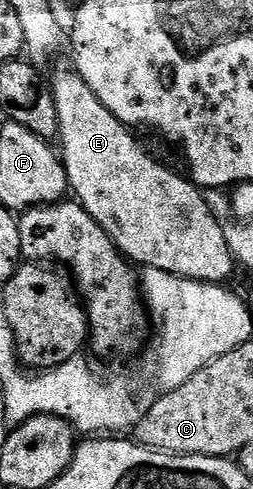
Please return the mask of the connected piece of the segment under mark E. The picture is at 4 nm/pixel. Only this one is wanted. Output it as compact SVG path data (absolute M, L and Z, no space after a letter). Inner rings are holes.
M66 68L66 70L55 71L53 74L53 82L51 81L51 91L54 100L53 110L55 114L57 114L57 126L61 129L59 154L65 163L65 175L69 177L69 185L72 193L75 195L76 201L80 202L81 207L85 209L111 237L113 237L113 243L117 245L117 249L125 255L130 263L136 264L141 268L159 268L163 272L175 275L176 278L194 278L197 282L220 283L222 281L221 262L230 261L231 255L227 241L226 227L224 225L221 227L220 224L217 223L217 218L213 215L213 210L209 207L208 200L205 199L208 197L206 197L198 187L194 186L188 177L182 176L182 178L180 178L175 171L168 170L161 162L156 162L156 160L133 139L134 131L130 129L130 127L122 124L122 122L97 99L91 92L91 88L87 88L87 84L78 76L76 70Z

